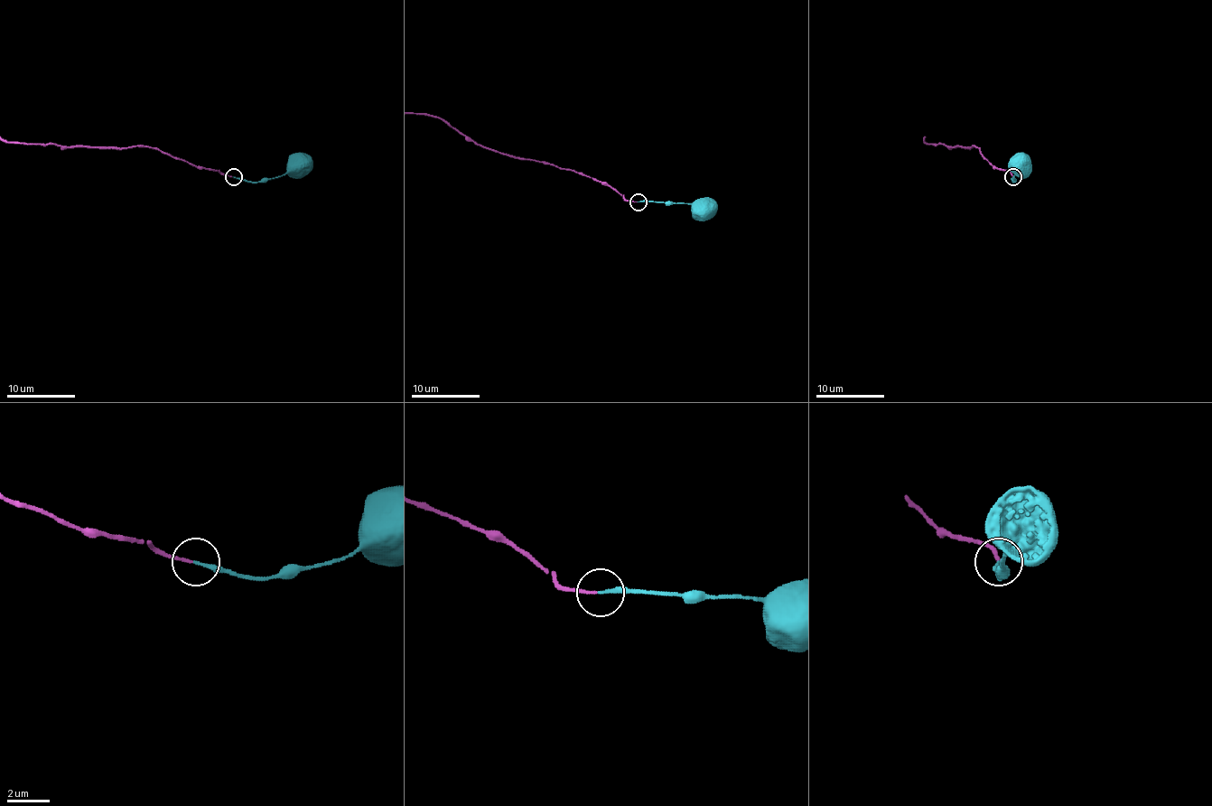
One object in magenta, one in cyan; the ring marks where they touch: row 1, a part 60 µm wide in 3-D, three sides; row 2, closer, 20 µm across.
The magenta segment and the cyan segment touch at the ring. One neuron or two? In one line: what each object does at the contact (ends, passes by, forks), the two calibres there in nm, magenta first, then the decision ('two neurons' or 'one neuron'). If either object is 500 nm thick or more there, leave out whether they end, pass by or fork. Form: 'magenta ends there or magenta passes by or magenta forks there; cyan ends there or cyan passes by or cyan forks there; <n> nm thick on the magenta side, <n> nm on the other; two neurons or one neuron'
magenta ends there; cyan ends there; 120 nm thick on the magenta side, 170 nm on the other; one neuron

